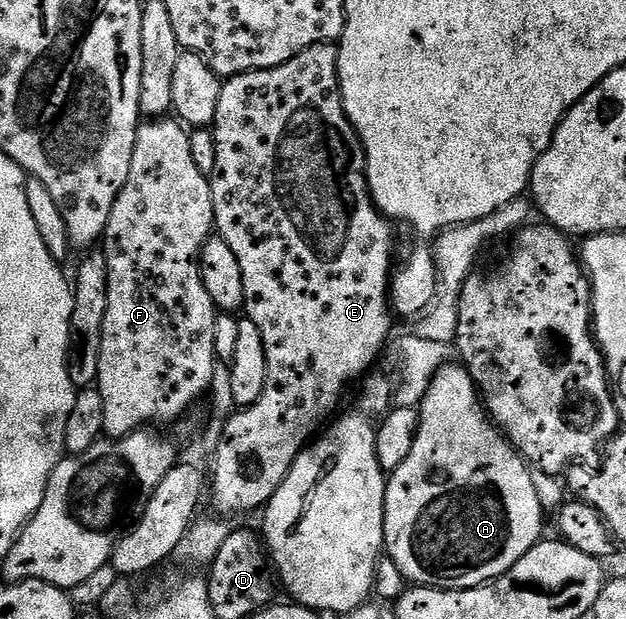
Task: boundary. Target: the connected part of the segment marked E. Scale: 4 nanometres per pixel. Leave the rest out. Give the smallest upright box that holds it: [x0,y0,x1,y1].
[208,42,395,518]

